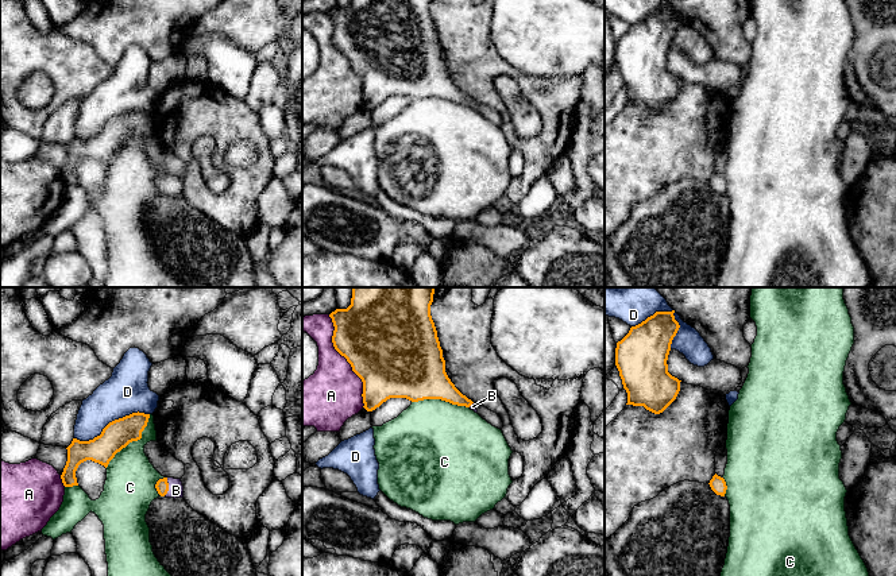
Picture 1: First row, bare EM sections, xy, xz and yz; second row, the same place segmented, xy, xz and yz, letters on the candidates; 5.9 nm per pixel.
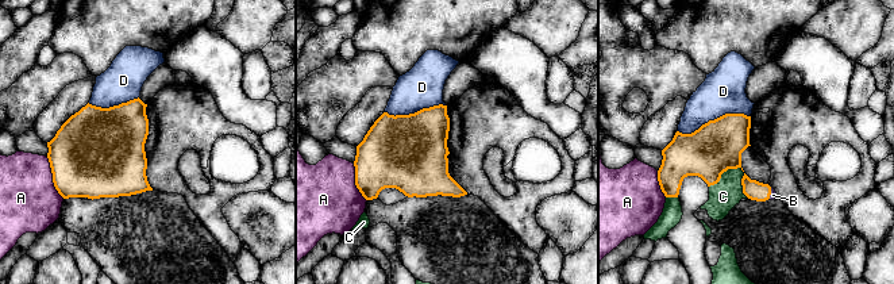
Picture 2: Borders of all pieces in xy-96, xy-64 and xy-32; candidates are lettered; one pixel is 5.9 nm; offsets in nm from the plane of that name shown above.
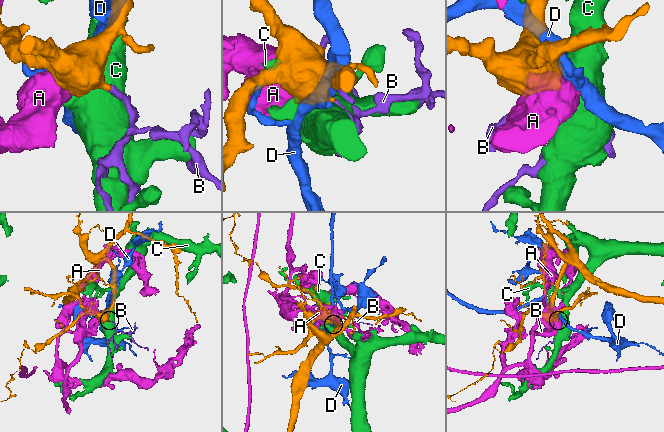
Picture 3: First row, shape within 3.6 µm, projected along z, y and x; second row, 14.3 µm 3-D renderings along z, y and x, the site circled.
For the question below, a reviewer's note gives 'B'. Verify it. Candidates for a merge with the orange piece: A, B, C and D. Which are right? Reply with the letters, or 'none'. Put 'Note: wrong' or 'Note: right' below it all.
B
Note: right

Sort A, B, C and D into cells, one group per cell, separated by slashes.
A / B / C / D

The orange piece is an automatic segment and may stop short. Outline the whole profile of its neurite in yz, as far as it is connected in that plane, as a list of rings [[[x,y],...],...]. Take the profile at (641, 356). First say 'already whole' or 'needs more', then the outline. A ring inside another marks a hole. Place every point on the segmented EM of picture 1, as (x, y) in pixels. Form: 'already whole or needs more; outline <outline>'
already whole; outline [[[656,312],[617,343],[615,366],[627,403],[660,414],[677,397],[680,382],[668,372],[671,344],[680,325],[672,312]]]

